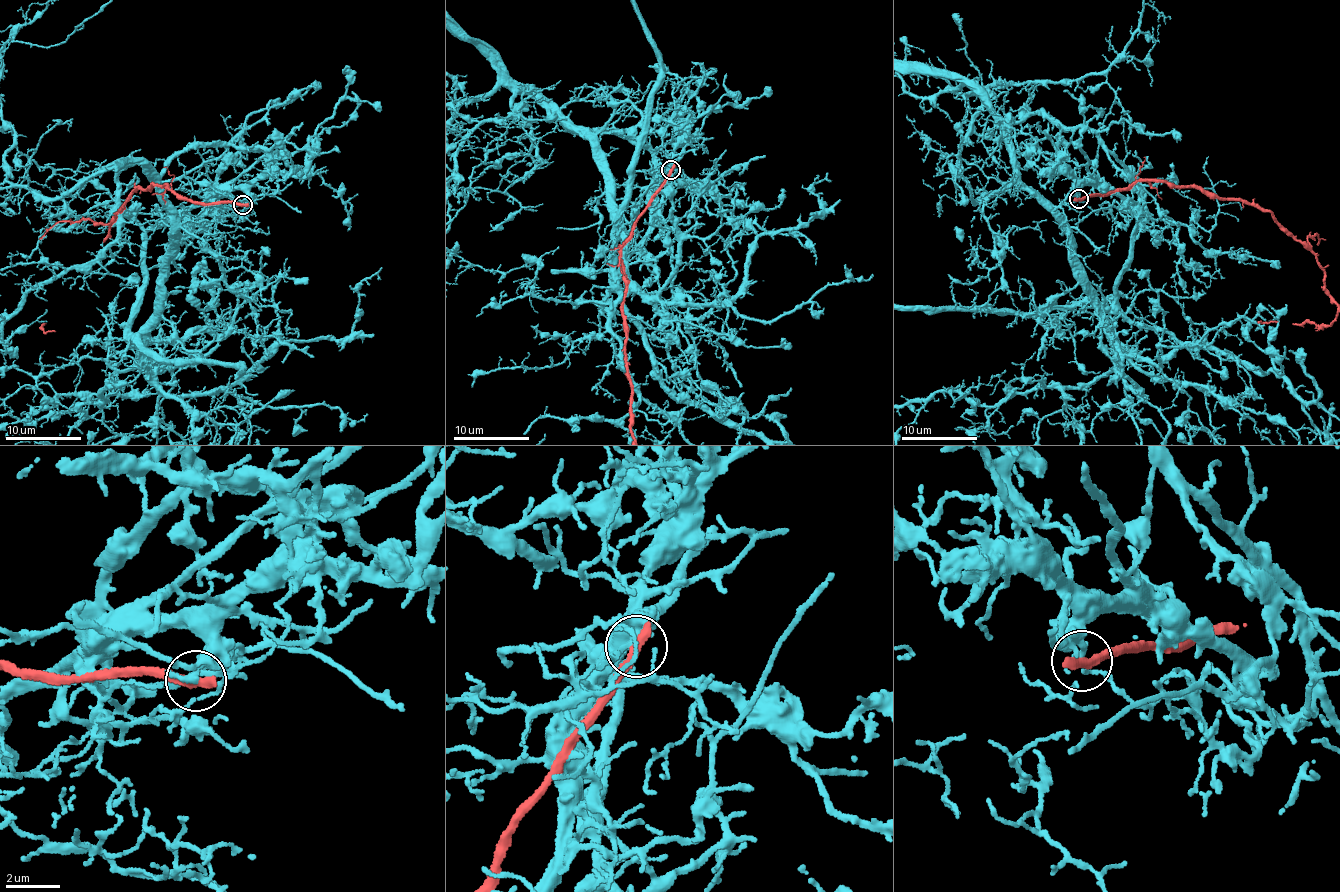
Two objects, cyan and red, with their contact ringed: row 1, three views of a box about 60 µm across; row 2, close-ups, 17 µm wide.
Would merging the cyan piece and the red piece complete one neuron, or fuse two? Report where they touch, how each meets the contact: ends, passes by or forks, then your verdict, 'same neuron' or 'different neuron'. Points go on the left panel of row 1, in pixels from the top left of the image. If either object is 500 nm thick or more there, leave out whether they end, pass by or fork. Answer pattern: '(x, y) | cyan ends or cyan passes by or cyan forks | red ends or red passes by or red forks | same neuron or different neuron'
(243, 204) | cyan ends | red ends | different neuron

